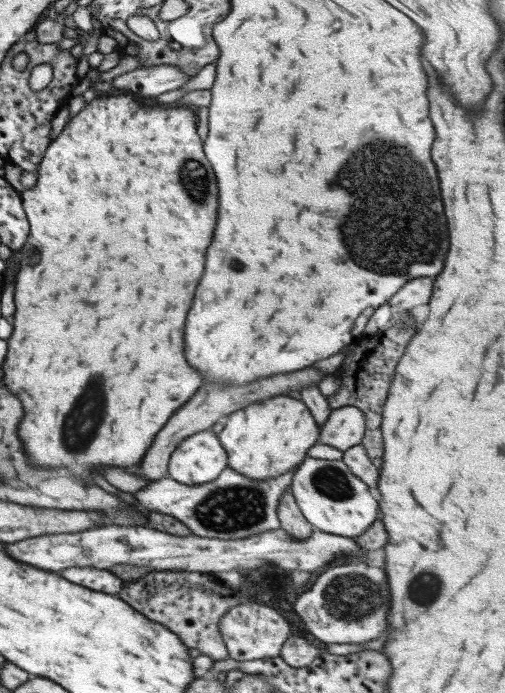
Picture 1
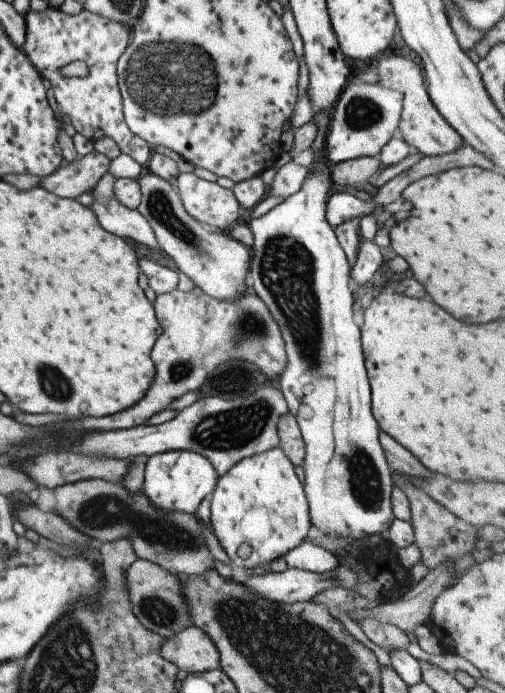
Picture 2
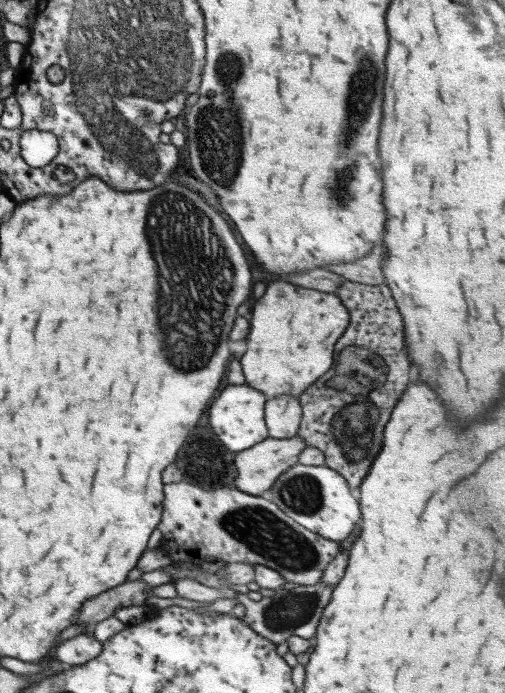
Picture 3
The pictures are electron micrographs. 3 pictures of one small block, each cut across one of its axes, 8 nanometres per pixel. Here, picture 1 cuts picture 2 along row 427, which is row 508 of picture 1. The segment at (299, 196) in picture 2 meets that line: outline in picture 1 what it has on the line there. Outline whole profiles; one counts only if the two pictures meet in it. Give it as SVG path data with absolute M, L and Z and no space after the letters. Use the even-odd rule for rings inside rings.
M305 457L293 472L290 492L312 528L327 534L353 538L377 520L378 504L372 490L336 461Z

